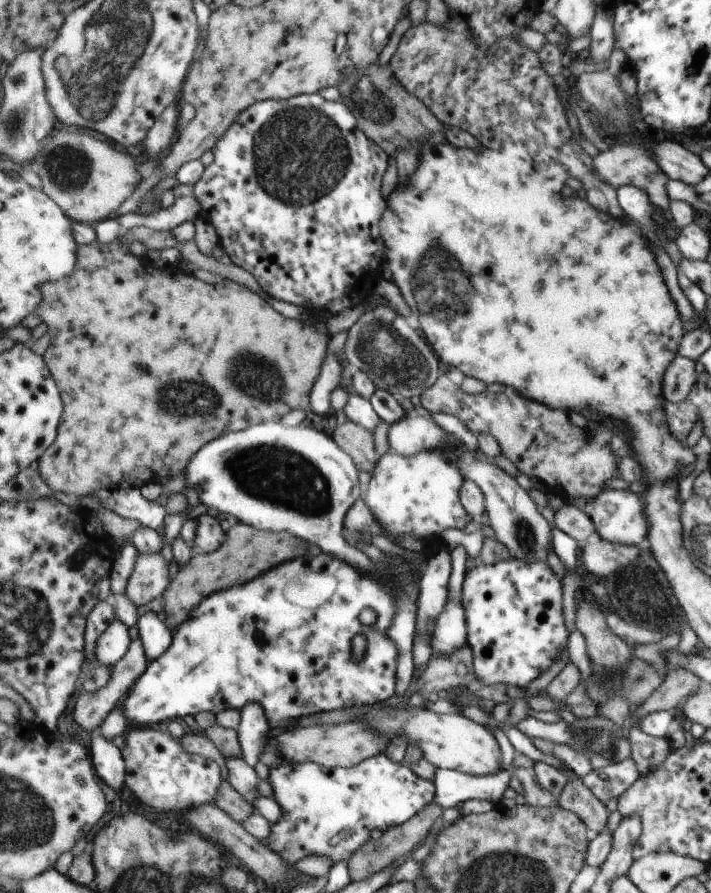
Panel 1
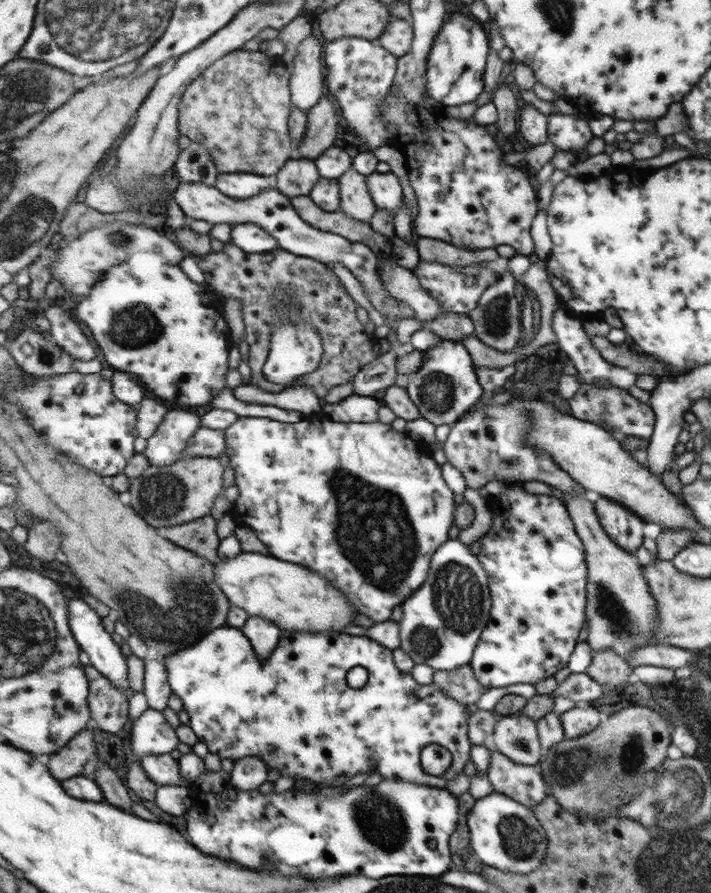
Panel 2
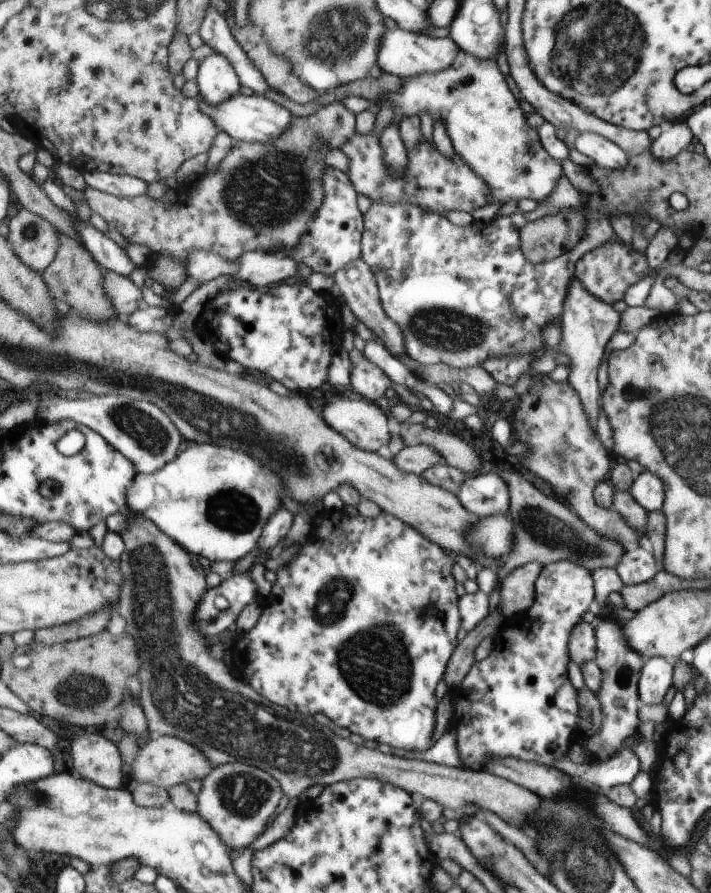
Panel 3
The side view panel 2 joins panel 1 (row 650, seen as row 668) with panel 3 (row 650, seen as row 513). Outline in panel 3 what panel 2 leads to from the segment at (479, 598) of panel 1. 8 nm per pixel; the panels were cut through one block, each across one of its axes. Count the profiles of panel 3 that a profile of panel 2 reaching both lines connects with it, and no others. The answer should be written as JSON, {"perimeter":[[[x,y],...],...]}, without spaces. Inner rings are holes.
{"perimeter":[[[563,560],[543,566],[534,582],[534,604],[525,611],[528,622],[523,626],[506,625],[503,628],[502,648],[498,650],[494,647],[488,657],[475,661],[461,682],[461,696],[470,702],[466,708],[468,719],[461,719],[452,725],[456,731],[461,768],[487,770],[528,790],[536,790],[535,793],[542,798],[552,798],[572,786],[575,779],[572,776],[568,778],[555,765],[566,760],[564,756],[568,752],[572,726],[578,724],[576,690],[570,684],[566,664],[571,661],[571,634],[594,600],[594,583],[590,571],[580,563]]]}

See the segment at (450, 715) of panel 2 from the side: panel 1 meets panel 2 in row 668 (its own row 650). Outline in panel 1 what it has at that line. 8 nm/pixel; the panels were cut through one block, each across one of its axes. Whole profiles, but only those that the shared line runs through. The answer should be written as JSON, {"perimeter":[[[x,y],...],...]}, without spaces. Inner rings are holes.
{"perimeter":[[[321,552],[317,556],[303,556],[295,561],[277,566],[267,573],[262,574],[256,580],[227,588],[218,593],[211,594],[200,603],[191,617],[177,630],[174,642],[170,650],[158,660],[151,661],[149,669],[138,679],[137,685],[130,692],[125,702],[125,716],[132,726],[158,726],[164,721],[174,721],[177,718],[186,716],[196,716],[202,712],[212,712],[219,715],[228,709],[243,710],[250,703],[260,703],[267,712],[270,724],[274,732],[282,732],[290,728],[295,728],[297,723],[304,717],[310,717],[318,713],[328,713],[333,710],[342,710],[348,706],[365,706],[382,703],[387,698],[395,694],[398,685],[398,662],[400,660],[400,650],[396,642],[390,637],[392,621],[397,613],[397,594],[391,591],[387,584],[381,583],[380,579],[367,575],[361,570],[356,570],[353,564],[344,559],[336,558],[336,555]],[[364,608],[372,608],[376,612],[376,621],[373,625],[364,625],[360,622],[360,612]],[[357,634],[363,634],[367,638],[366,652],[363,658],[356,662],[353,659],[353,640]]]}

